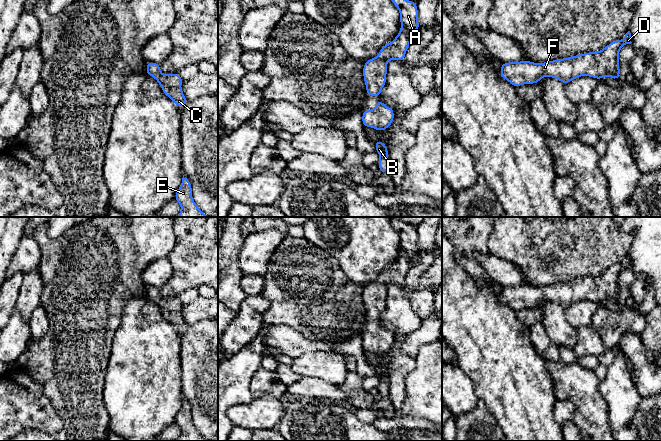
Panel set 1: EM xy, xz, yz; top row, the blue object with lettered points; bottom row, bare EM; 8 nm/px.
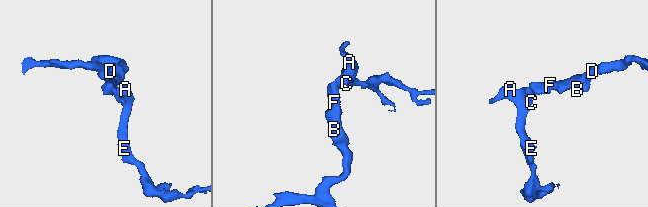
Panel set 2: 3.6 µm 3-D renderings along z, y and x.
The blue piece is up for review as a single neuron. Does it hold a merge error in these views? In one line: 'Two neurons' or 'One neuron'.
One neuron

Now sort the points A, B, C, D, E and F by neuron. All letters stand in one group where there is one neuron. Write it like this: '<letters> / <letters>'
A B C D E F

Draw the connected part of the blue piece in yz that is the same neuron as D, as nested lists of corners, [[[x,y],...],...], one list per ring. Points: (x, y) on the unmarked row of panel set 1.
[[[628,255],[623,264],[615,264],[598,276],[543,287],[528,284],[502,287],[499,300],[515,312],[523,308],[536,308],[545,300],[556,302],[565,309],[580,300],[598,304],[609,300],[616,304],[620,303],[619,275],[625,268],[631,267],[631,257]]]

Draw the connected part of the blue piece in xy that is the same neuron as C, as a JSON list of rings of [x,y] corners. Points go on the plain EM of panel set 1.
[[[155,286],[147,287],[146,297],[157,304],[163,317],[170,322],[178,332],[189,326],[183,318],[181,312],[183,303],[179,297],[168,299],[162,298],[160,288]]]

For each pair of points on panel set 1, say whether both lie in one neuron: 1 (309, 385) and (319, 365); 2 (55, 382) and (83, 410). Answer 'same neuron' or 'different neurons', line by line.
1: different neurons
2: same neuron

